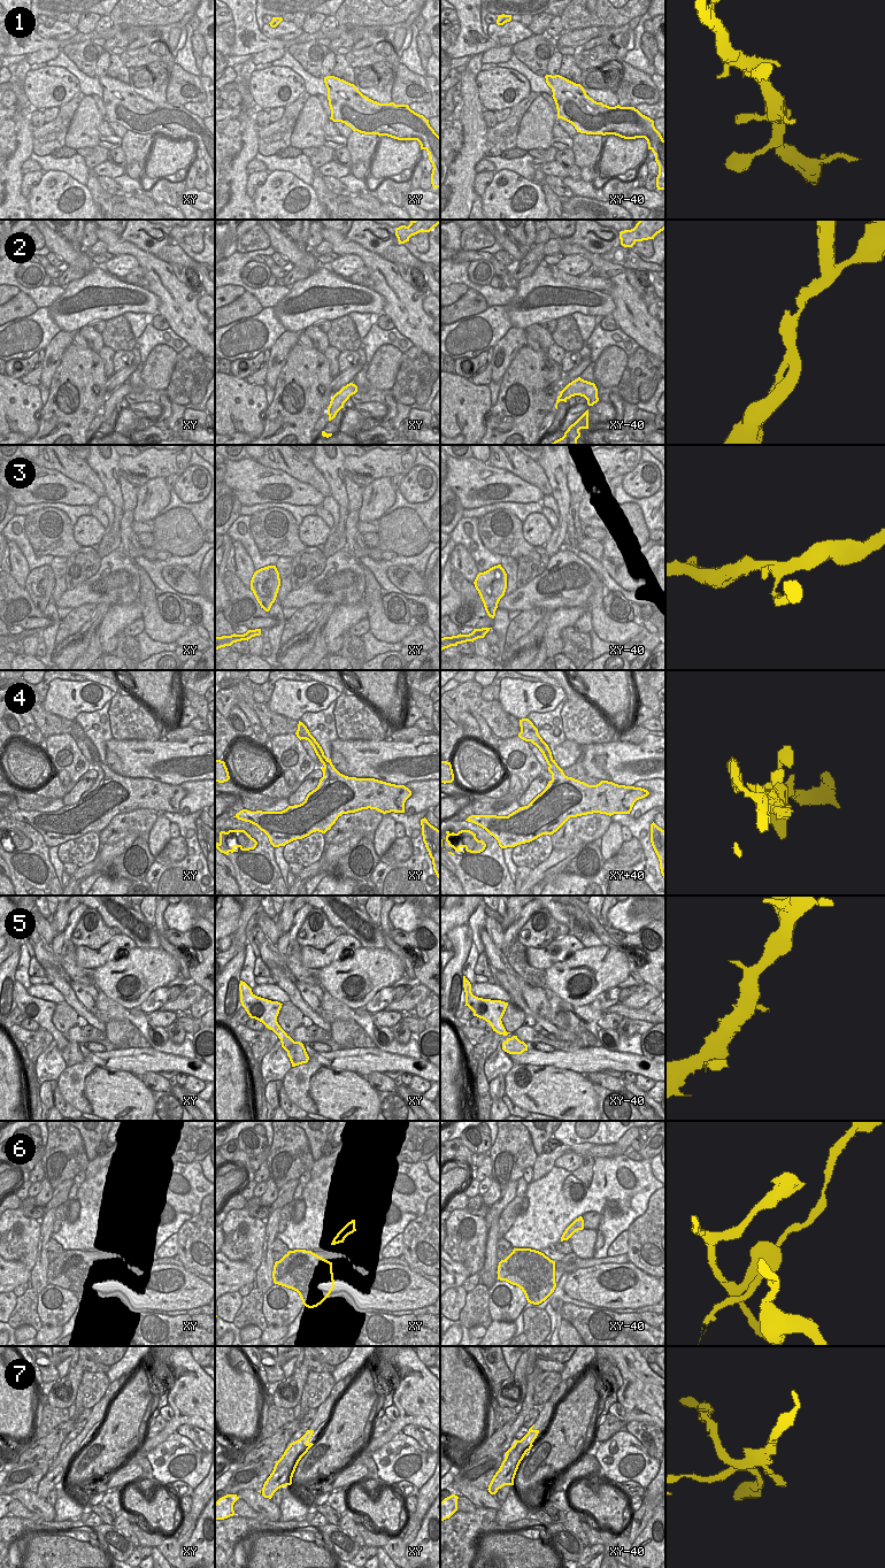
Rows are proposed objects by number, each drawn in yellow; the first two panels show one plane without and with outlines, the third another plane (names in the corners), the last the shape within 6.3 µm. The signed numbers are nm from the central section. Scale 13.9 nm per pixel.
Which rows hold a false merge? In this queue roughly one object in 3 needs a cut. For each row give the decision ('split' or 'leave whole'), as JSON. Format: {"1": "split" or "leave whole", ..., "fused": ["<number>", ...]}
{"1": "leave whole", "2": "leave whole", "3": "leave whole", "4": "leave whole", "5": "leave whole", "6": "split", "7": "split", "fused": ["6", "7"]}

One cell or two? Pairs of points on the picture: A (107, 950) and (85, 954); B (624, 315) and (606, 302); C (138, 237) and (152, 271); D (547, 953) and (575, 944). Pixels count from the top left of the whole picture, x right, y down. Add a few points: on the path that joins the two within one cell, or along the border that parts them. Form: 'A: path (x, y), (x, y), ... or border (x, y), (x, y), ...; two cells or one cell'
A: path (101, 954), (91, 954); one cell
B: border (607, 292), (614, 304), (612, 313); two cells
C: border (118, 237), (122, 240), (133, 243), (154, 255); two cells
D: path (554, 946), (568, 946); one cell

